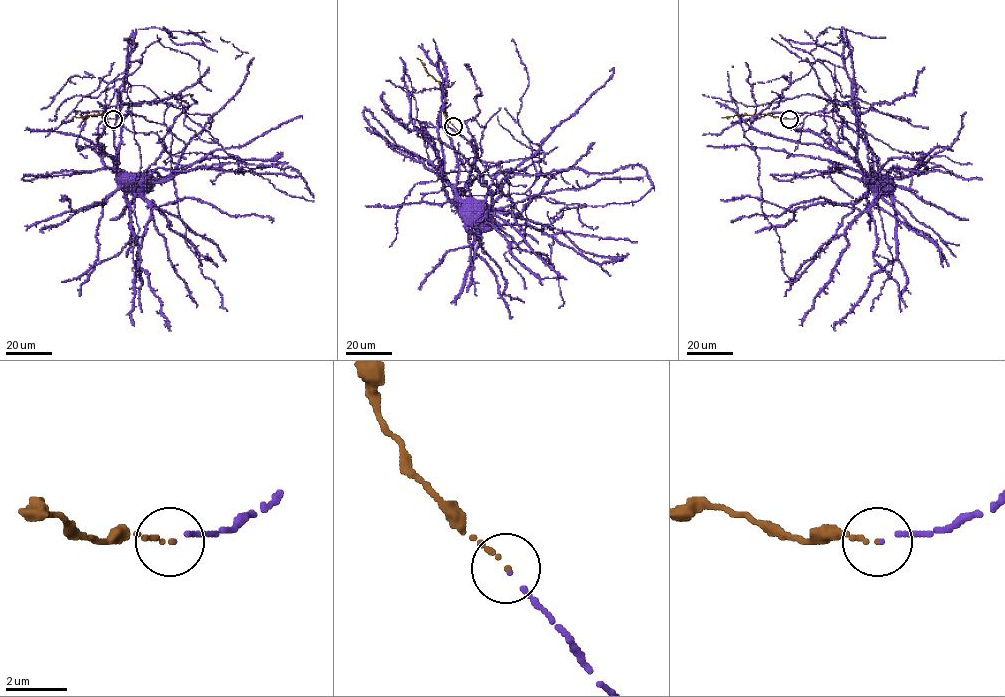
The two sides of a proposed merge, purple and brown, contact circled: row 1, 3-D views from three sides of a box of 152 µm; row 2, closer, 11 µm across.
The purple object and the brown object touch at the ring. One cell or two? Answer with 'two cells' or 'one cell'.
one cell

